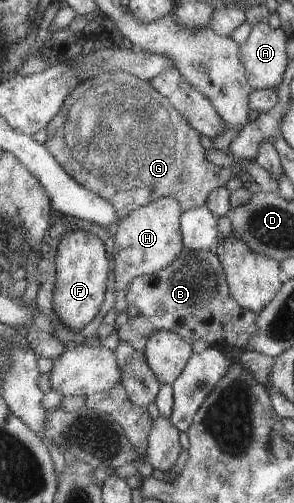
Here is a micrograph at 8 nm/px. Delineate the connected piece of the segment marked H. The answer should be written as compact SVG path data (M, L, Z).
M165 196L136 208L129 216L119 220L113 229L115 302L117 313L128 311L127 286L139 275L151 275L168 267L184 251L183 233L180 230L180 216L183 208L173 196Z

